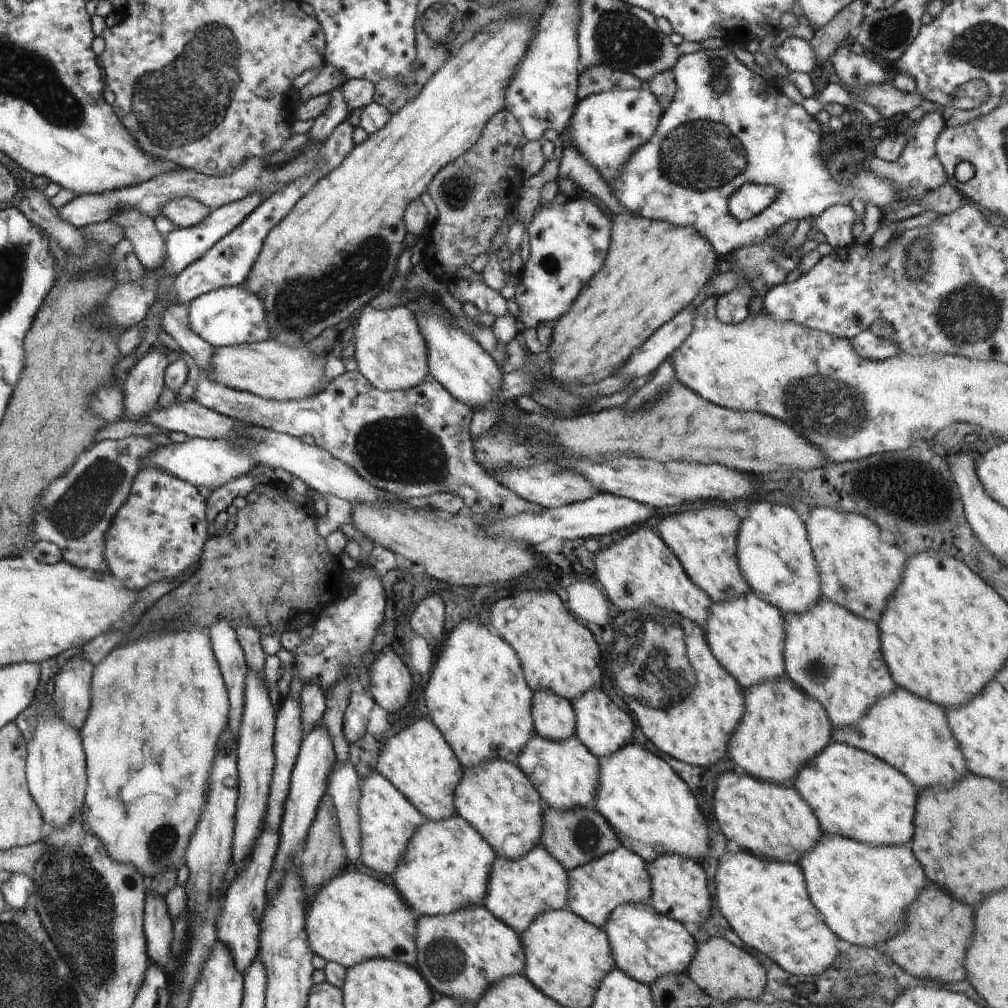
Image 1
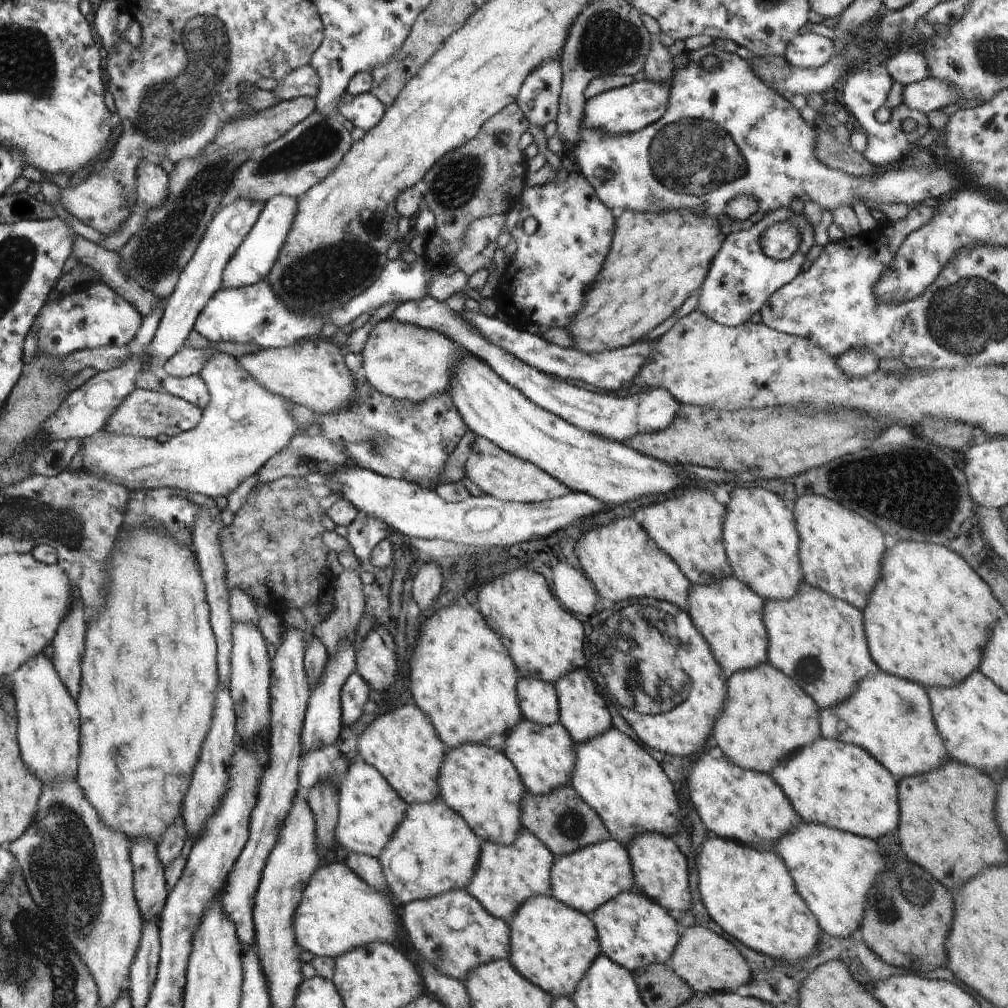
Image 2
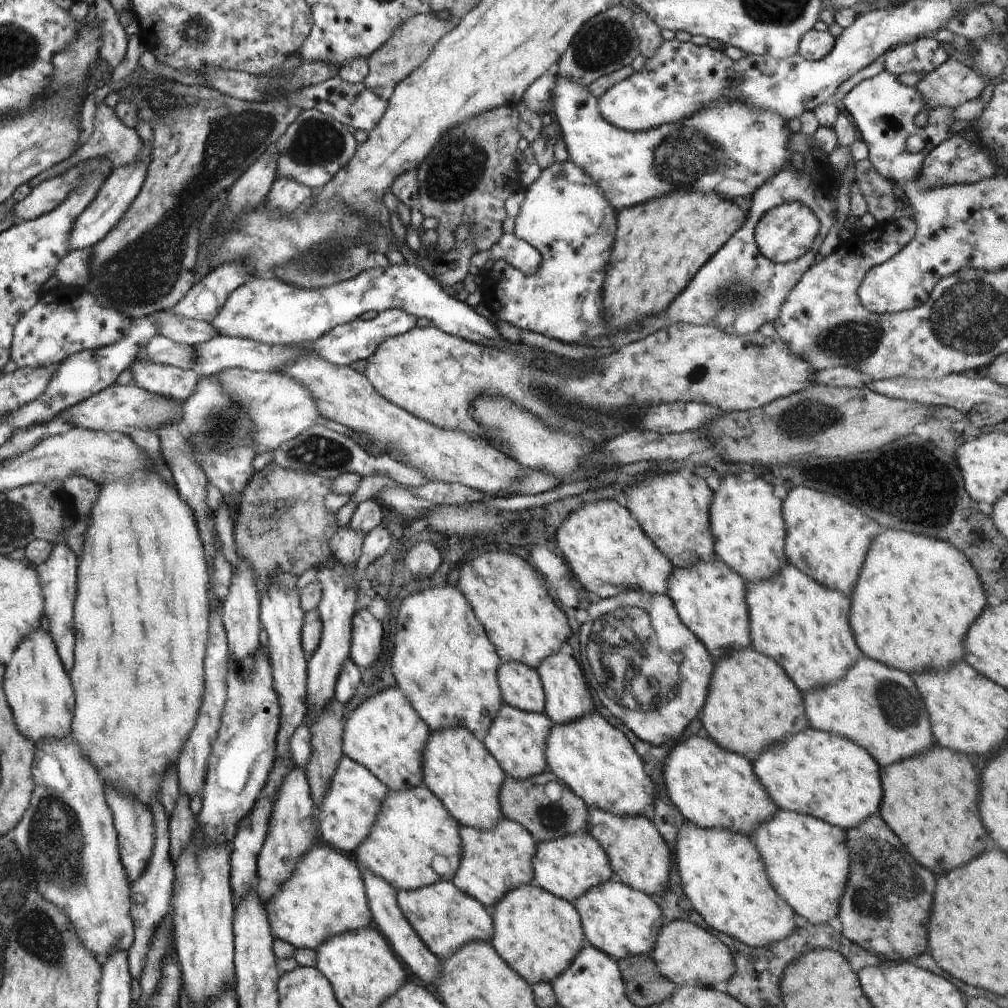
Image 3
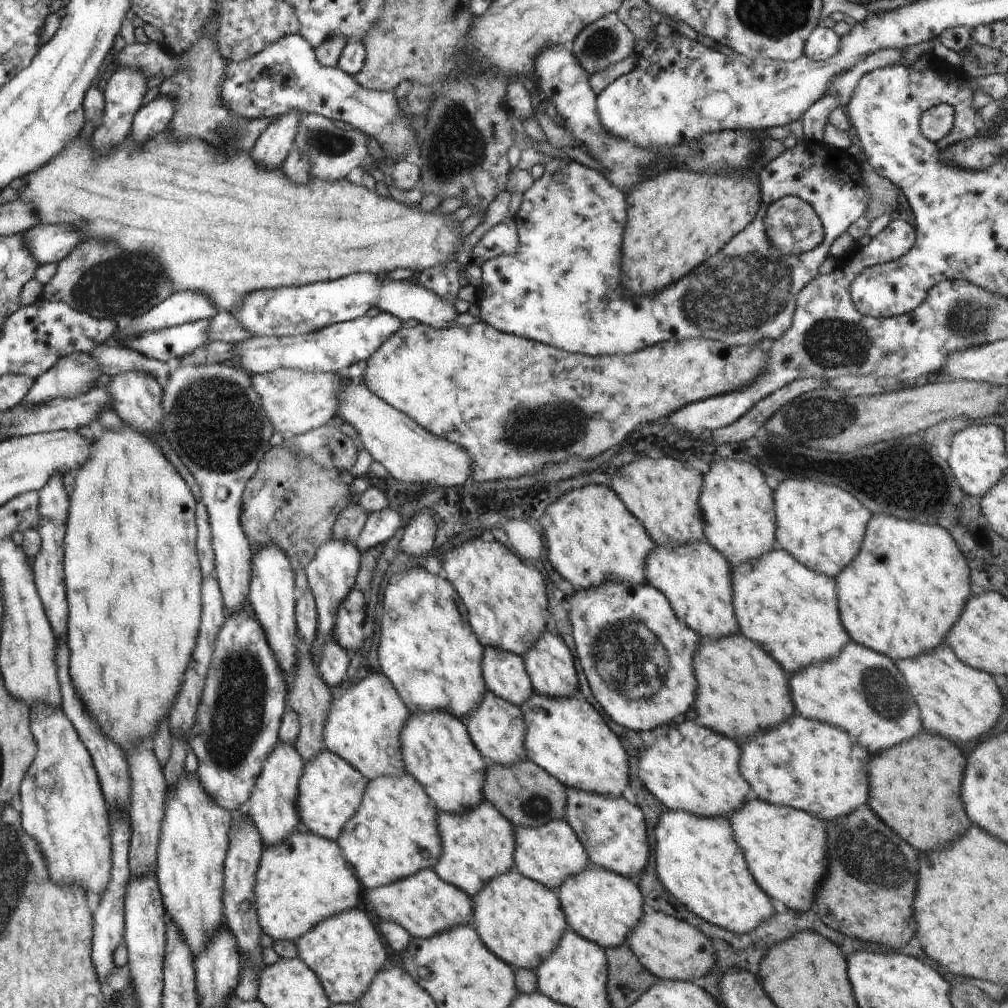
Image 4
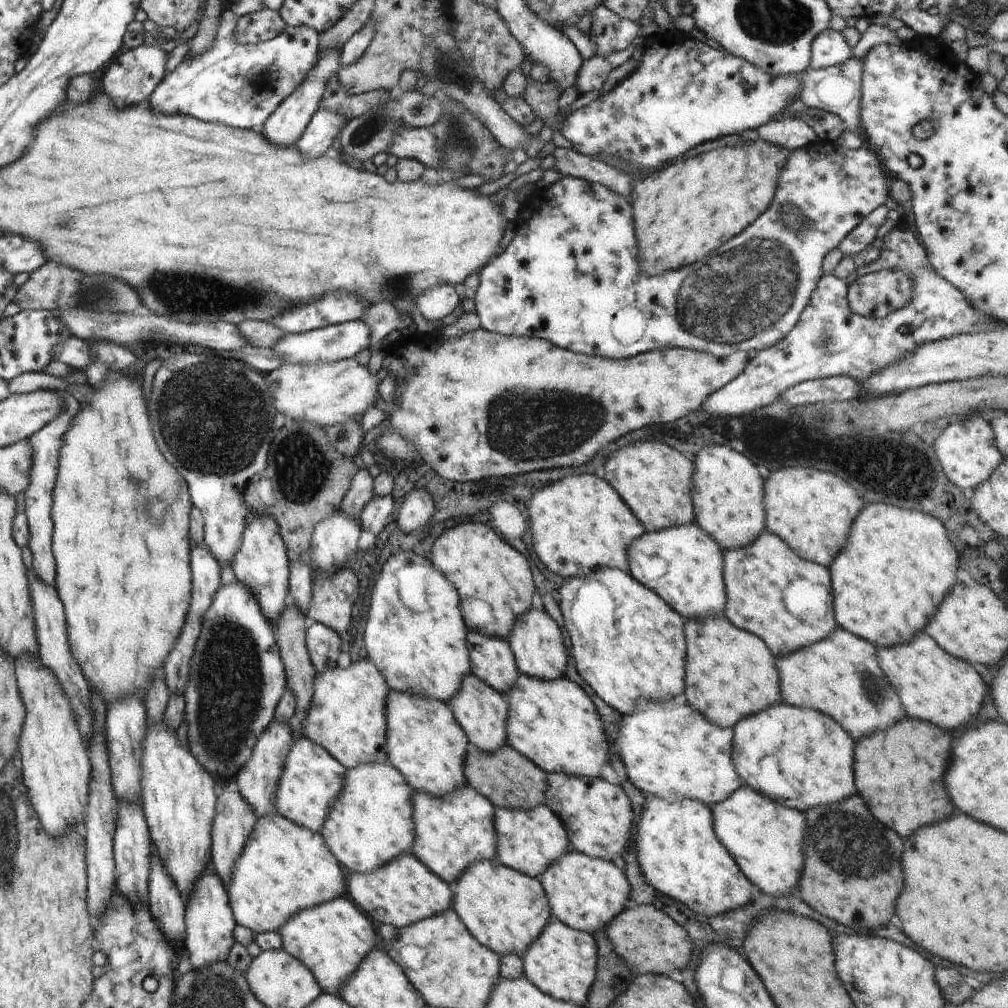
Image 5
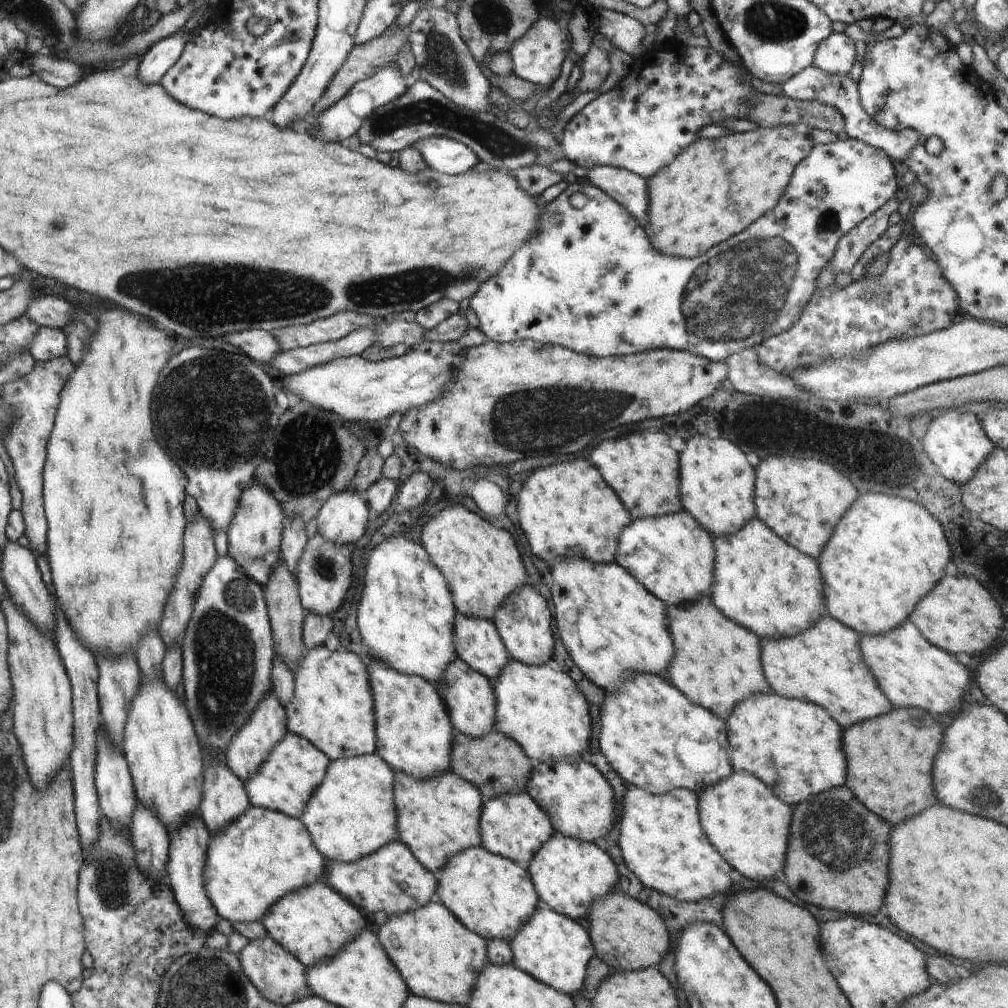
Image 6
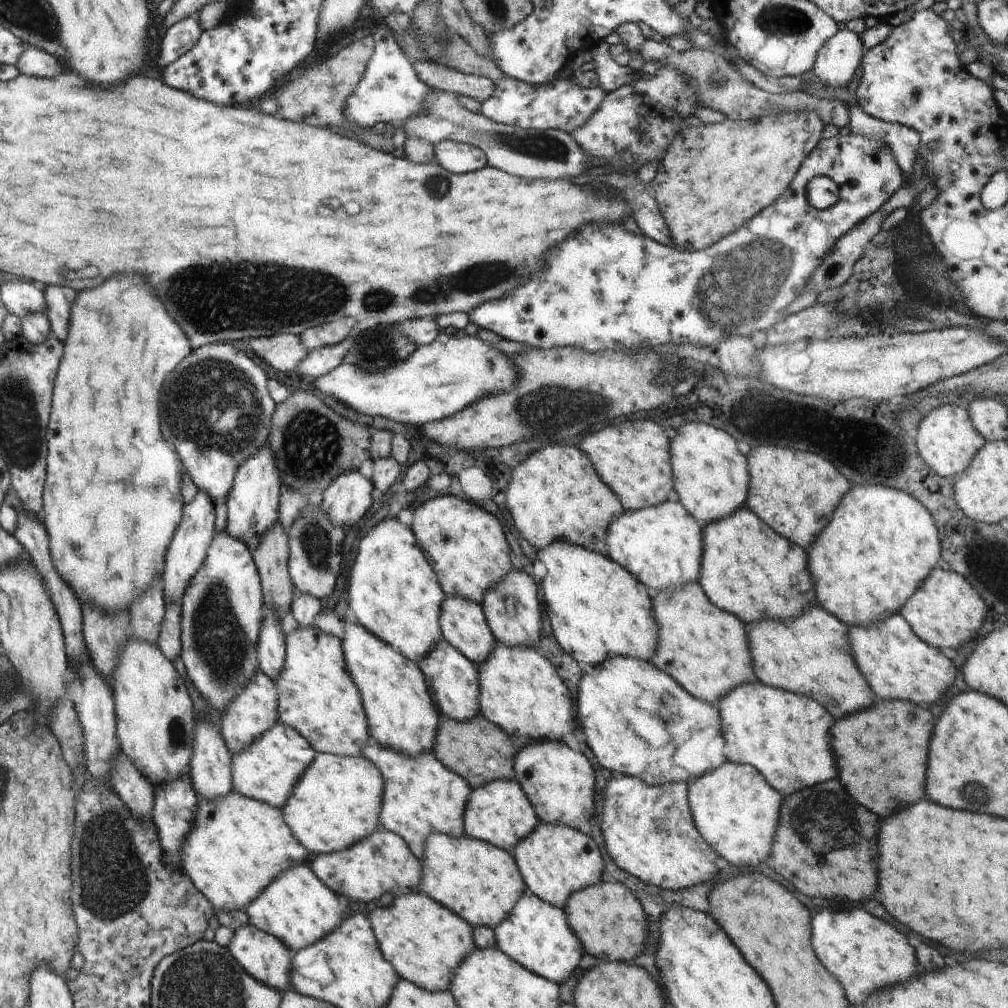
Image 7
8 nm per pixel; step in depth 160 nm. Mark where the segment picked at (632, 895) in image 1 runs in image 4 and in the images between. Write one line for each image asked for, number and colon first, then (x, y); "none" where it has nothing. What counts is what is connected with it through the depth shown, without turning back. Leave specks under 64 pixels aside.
2: (585, 879)
3: (566, 867)
4: (549, 854)

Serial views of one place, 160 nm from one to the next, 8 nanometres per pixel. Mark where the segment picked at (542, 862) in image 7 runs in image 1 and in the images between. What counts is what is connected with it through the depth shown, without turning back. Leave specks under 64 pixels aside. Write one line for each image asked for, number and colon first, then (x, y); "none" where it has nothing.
1: (646, 945)
2: (634, 931)
3: (620, 921)
4: (602, 906)
5: (586, 894)
6: (569, 875)

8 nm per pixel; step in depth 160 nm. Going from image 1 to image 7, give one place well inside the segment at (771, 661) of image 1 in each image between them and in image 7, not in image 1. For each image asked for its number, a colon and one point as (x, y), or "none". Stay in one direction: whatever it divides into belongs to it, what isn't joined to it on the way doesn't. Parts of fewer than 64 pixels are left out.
2: (729, 616)
3: (710, 598)
4: (696, 579)
5: (682, 564)
6: (672, 556)
7: (662, 546)

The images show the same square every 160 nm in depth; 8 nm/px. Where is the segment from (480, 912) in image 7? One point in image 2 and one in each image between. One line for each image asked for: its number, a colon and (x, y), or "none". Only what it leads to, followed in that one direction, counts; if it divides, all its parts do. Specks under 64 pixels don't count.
2: (552, 945)
3: (537, 934)
4: (521, 921)
5: (503, 909)
6: (492, 896)

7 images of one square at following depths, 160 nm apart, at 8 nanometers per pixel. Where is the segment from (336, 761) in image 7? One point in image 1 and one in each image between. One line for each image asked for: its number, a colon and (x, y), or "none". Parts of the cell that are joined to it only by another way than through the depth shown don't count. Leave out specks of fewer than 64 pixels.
1: (446, 867)
2: (433, 851)
3: (414, 842)
4: (394, 833)
5: (371, 823)
6: (351, 814)

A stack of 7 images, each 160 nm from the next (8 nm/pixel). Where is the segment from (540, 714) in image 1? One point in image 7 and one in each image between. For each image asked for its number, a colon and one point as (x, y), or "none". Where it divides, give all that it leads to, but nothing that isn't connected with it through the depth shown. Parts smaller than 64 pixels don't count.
2: (538, 699)
3: (520, 687)
4: (505, 674)
5: (491, 660)
6: (476, 642)
7: (463, 624)

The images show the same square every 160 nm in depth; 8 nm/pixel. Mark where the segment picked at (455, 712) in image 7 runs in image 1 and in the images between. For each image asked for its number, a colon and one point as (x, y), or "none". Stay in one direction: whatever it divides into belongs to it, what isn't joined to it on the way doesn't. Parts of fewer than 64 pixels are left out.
1: (566, 774)
2: (544, 756)
3: (516, 738)
4: (497, 728)
5: (481, 712)
6: (468, 697)

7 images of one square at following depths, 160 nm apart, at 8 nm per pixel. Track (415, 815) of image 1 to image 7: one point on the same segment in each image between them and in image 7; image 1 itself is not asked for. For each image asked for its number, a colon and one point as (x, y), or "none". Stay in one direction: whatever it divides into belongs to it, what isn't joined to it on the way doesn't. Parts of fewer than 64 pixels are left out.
2: (370, 810)
3: (346, 815)
4: (330, 790)
5: (311, 780)
6: (284, 782)
7: (268, 770)

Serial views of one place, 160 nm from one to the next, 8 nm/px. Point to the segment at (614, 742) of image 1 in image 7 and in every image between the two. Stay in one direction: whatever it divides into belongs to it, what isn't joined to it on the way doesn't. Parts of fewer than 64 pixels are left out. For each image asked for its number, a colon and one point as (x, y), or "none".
2: (583, 713)
3: (567, 697)
4: (550, 665)
5: (536, 643)
6: (523, 621)
7: (524, 628)

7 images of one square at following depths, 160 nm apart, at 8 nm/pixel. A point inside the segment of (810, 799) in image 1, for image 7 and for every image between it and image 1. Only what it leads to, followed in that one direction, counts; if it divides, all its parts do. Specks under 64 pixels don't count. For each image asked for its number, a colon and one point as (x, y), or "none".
2: (839, 785)
3: (817, 773)
4: (805, 764)
5: (800, 758)
6: (795, 747)
7: (784, 736)

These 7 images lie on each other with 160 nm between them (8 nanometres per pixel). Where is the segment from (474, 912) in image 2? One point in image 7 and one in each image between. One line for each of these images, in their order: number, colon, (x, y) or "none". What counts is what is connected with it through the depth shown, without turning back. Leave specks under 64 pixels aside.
3: (445, 919)
4: (424, 905)
5: (402, 892)
6: (391, 880)
7: (382, 863)

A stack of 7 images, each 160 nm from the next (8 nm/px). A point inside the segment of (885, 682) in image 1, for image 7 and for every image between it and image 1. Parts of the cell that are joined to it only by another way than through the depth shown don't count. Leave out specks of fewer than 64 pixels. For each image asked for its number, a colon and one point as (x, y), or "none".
2: (820, 641)
3: (801, 624)
4: (791, 611)
5: (786, 601)
6: (768, 587)
7: (748, 570)

